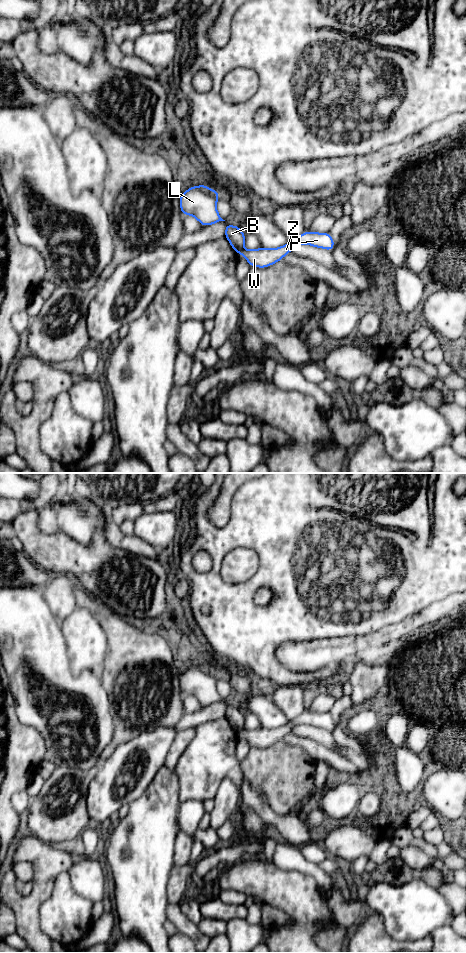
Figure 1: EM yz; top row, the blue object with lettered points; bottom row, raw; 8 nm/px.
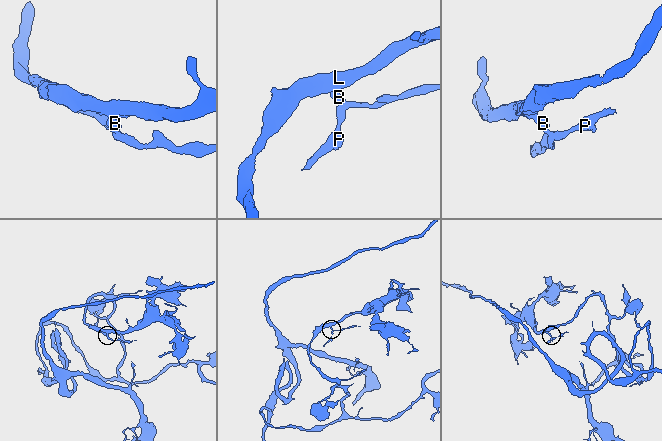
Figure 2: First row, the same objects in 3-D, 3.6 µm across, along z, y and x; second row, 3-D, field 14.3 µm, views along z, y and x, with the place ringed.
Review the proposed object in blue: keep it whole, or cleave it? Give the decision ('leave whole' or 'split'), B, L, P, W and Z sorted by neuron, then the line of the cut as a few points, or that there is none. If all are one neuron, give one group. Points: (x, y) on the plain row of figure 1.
split; groups B L / P W Z; cut yz (243, 729), (240, 733)

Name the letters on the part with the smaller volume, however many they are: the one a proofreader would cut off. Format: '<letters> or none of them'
P, W, Z

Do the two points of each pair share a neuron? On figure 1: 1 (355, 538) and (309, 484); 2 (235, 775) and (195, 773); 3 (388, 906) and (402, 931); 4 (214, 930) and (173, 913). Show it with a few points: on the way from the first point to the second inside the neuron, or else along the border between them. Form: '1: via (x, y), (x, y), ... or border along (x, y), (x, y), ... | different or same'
1: via (355, 522), (325, 491) | same
2: via (225, 772), (205, 772) | same
3: via (394, 912), (402, 920), (402, 925) | same
4: border along (179, 904), (182, 912), (209, 937) | different

